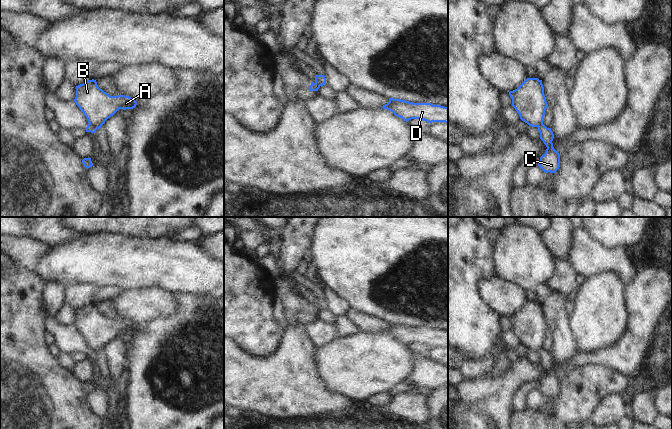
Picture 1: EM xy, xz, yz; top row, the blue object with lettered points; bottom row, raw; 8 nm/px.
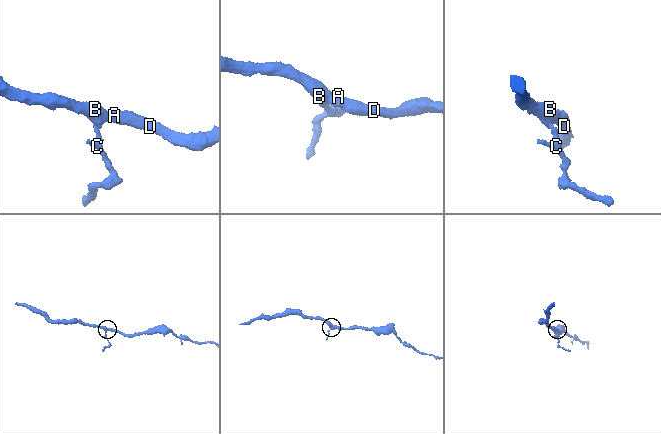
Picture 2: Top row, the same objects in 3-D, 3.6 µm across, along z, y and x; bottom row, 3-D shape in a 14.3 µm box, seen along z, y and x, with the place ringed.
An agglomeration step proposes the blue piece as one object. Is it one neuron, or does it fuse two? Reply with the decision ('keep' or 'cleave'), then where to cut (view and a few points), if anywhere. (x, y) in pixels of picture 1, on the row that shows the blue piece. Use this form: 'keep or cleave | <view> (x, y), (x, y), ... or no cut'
cleave | xy (89, 123), (96, 129)

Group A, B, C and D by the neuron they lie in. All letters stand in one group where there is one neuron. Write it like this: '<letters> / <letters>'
A B D / C

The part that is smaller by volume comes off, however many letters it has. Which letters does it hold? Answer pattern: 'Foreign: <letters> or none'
Foreign: C

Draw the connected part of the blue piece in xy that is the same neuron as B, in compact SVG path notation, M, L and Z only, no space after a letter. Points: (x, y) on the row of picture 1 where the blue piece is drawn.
M94 79L76 86L74 102L96 130L119 109L133 109L137 105L137 102L129 96L110 96L98 87Z

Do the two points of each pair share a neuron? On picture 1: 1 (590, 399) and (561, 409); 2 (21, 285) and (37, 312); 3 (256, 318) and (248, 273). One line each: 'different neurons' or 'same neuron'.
1: same neuron
2: same neuron
3: same neuron

